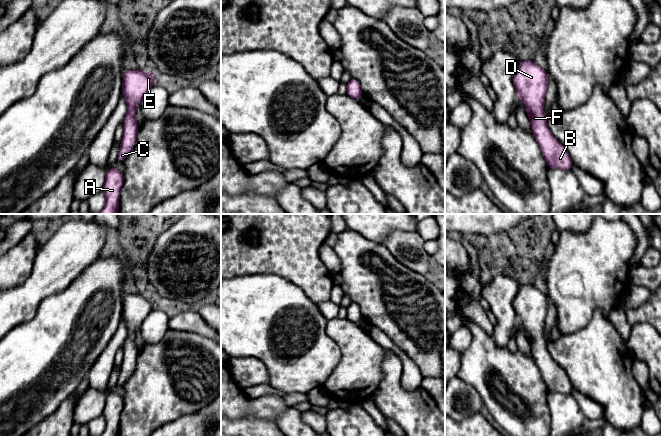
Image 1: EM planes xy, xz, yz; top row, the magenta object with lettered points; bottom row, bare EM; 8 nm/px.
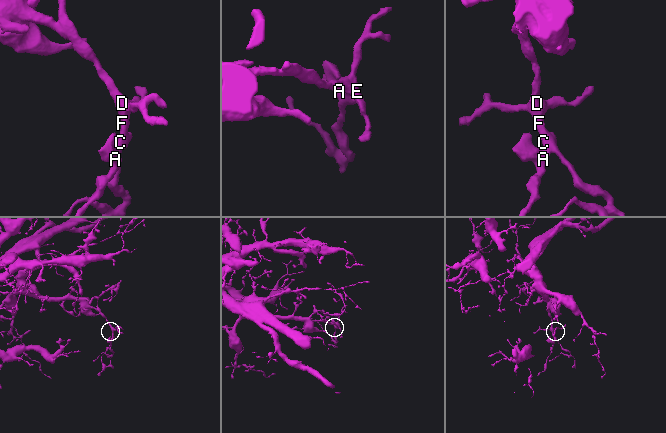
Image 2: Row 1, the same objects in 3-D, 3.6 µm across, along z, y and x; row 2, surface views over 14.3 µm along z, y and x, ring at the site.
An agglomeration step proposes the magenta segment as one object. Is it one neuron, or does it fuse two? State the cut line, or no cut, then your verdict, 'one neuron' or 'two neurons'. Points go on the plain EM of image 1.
cut none; one neuron

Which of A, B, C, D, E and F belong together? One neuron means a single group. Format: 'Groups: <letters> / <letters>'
Groups: A B C D E F

